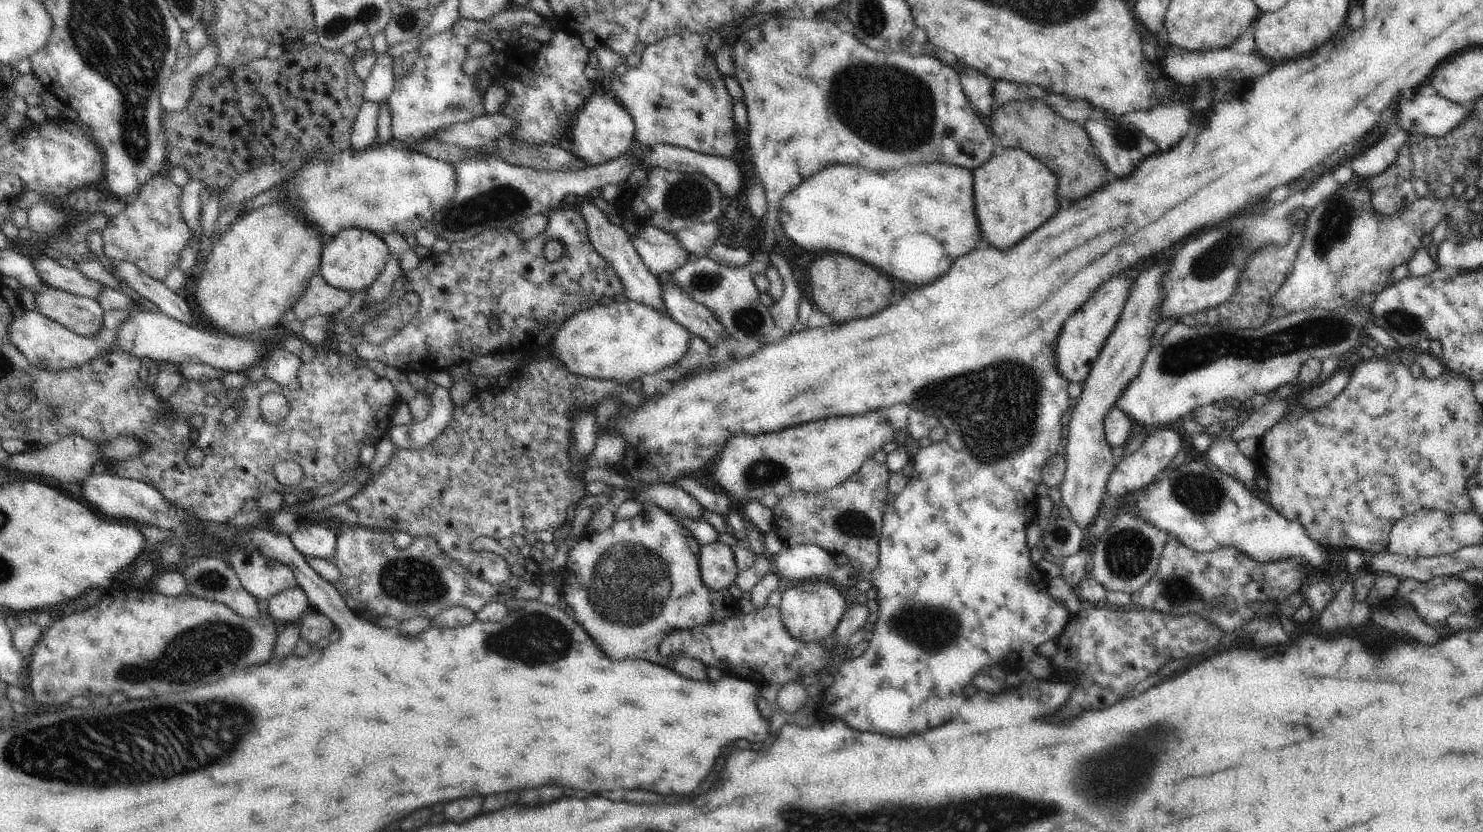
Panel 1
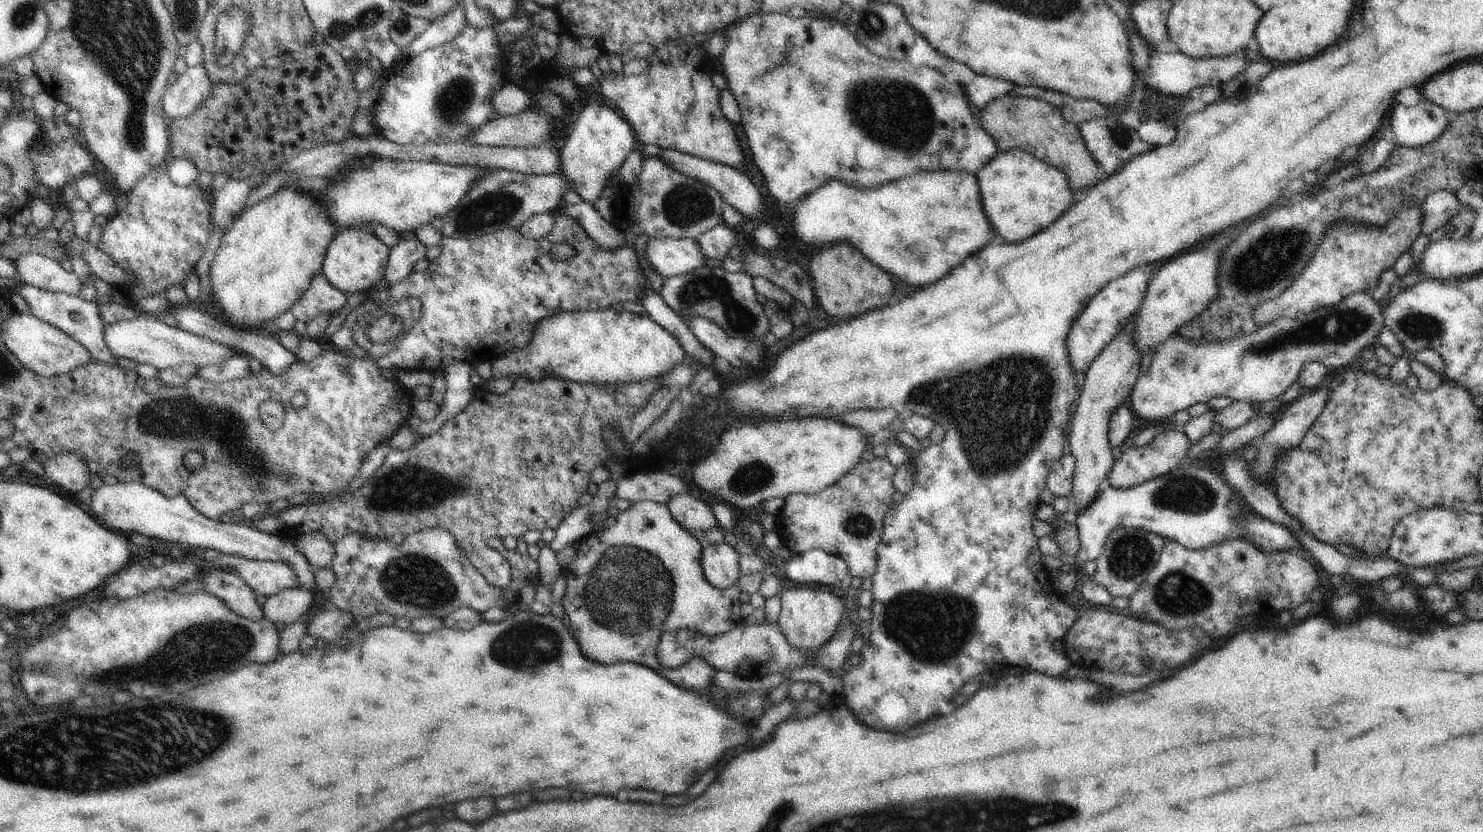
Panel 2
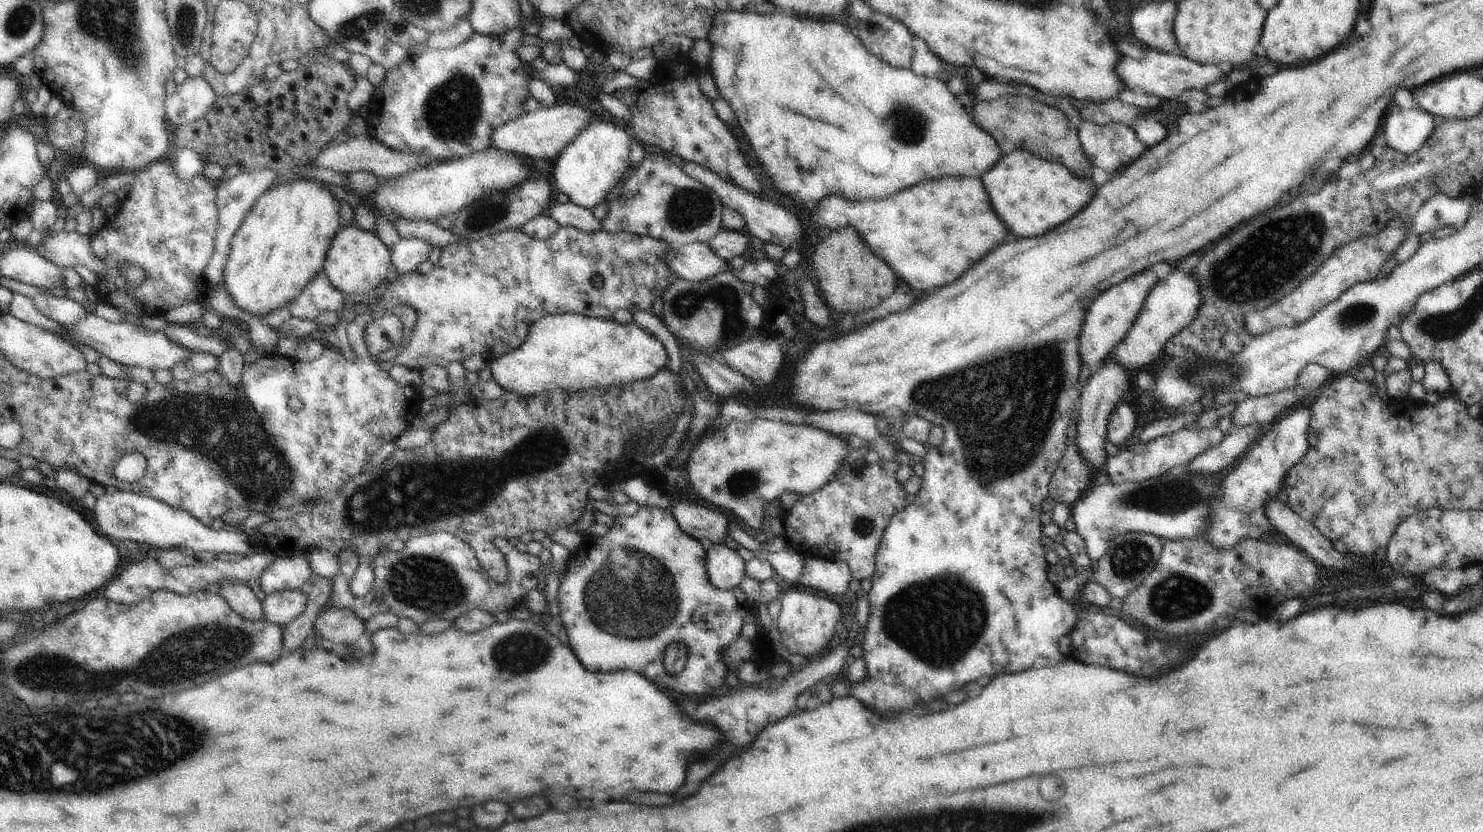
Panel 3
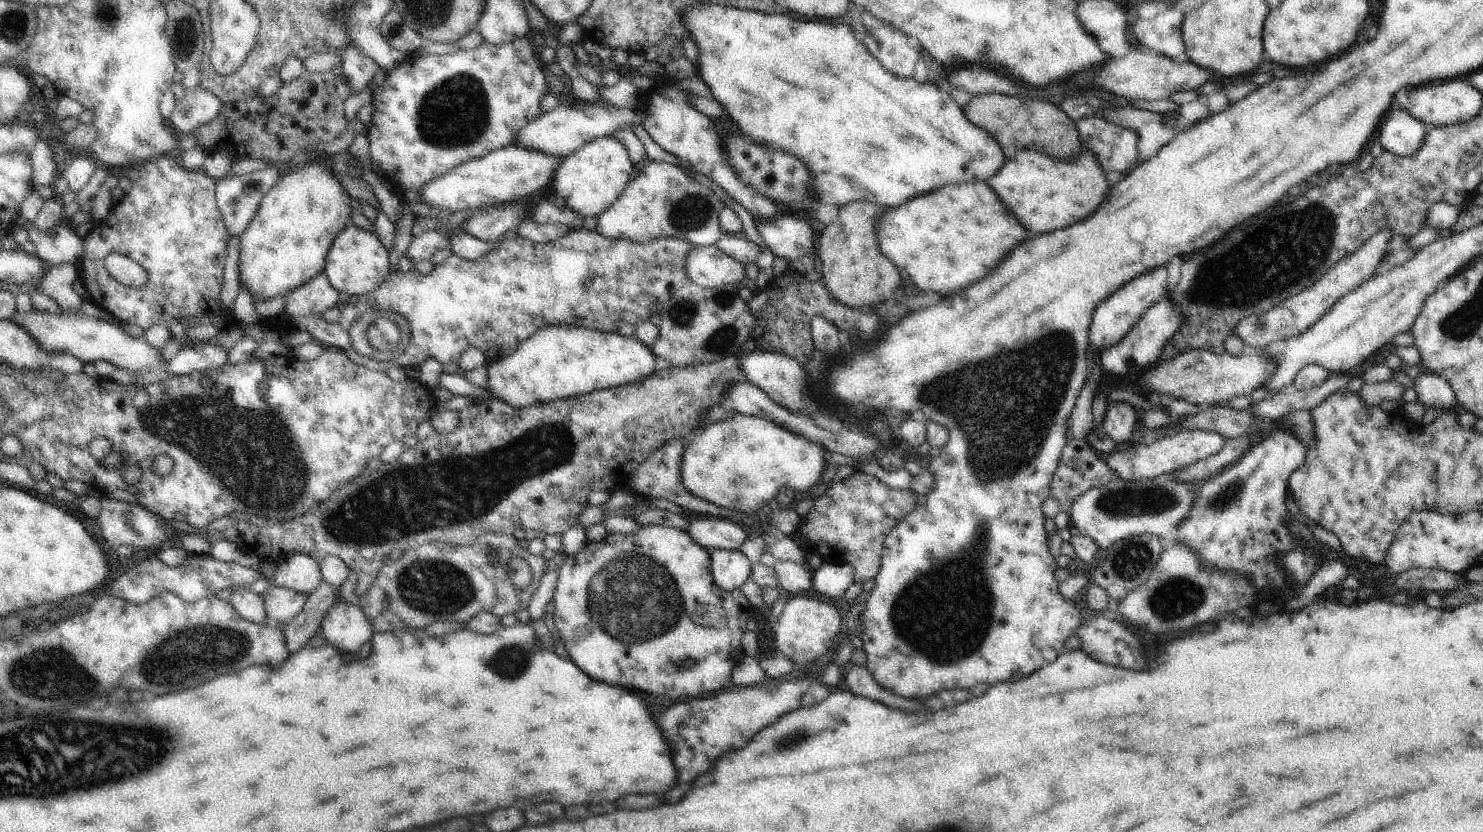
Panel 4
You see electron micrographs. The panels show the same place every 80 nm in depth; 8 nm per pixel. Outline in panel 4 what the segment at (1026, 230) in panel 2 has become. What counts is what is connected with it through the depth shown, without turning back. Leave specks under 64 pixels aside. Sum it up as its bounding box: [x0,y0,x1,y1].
[987,149,1110,234]

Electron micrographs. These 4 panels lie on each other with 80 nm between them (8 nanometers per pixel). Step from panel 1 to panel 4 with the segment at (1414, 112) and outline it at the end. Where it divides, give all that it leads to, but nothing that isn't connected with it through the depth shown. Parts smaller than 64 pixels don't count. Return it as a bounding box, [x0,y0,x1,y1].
[1380,110,1428,157]

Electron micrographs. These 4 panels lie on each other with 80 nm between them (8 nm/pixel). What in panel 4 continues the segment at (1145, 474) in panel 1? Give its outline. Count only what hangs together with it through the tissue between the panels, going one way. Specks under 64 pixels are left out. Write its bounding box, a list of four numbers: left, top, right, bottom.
[1104,431,1224,481]

